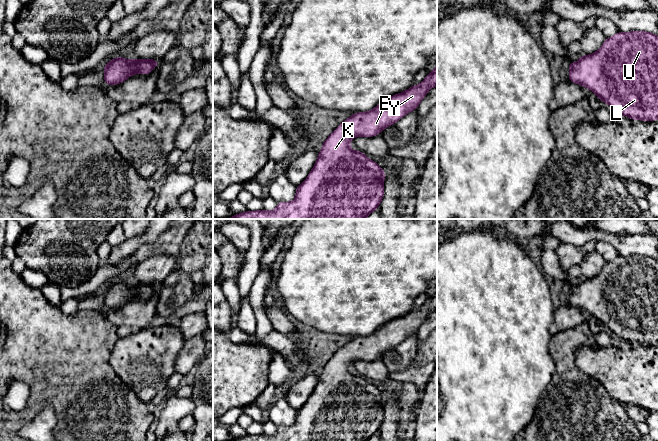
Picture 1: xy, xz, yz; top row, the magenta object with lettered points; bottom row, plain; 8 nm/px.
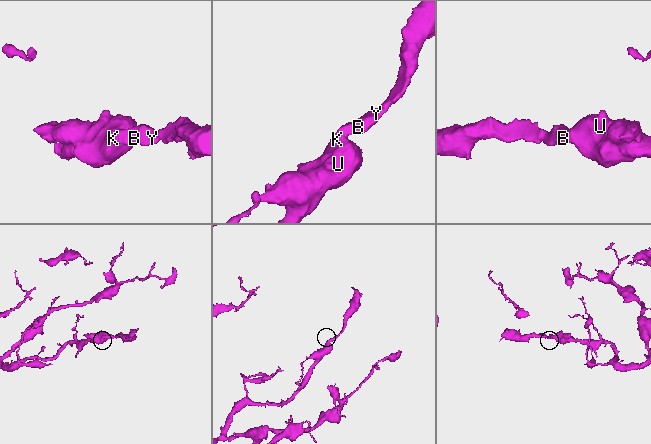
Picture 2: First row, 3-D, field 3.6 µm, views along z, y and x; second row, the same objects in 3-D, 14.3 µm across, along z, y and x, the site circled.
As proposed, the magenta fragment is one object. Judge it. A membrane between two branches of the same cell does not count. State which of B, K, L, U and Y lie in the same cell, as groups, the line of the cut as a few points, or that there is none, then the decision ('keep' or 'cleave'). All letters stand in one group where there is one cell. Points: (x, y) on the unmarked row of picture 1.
B K L U Y | no cut | keep

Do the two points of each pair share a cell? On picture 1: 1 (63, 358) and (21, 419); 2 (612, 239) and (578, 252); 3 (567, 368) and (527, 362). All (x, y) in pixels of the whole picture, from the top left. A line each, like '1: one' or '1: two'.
1: one
2: two
3: two

